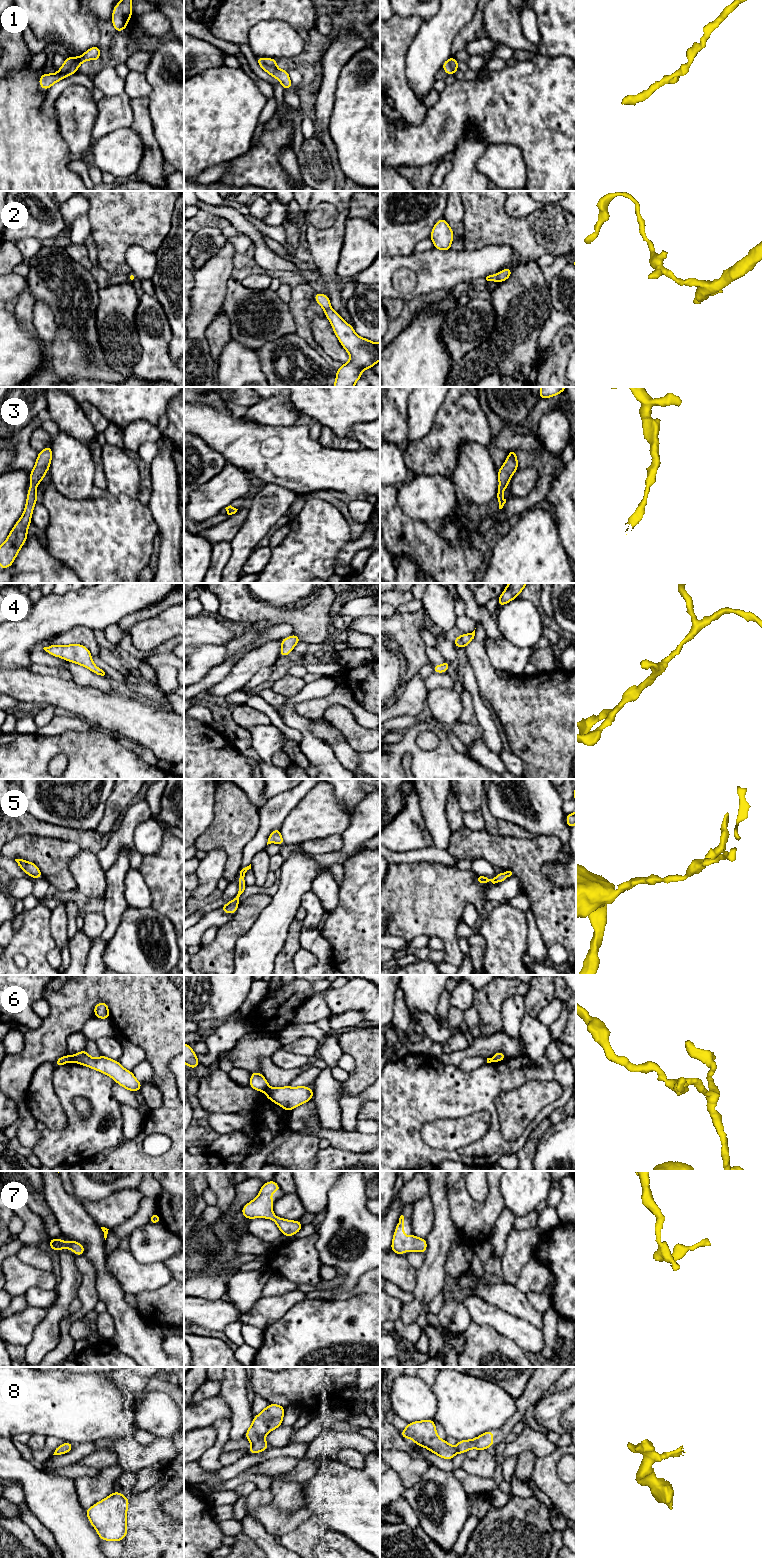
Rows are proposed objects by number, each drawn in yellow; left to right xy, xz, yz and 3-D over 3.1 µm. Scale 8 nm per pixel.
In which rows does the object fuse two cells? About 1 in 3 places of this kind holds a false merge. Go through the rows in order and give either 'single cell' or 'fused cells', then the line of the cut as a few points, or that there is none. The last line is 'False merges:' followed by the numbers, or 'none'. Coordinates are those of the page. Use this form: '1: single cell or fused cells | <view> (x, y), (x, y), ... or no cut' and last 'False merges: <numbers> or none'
1: single cell | no cut
2: single cell | no cut
3: single cell | no cut
4: single cell | no cut
5: single cell | no cut
6: fused cells | xy (68, 1056), (71, 1061)
7: single cell | no cut
8: single cell | no cut
False merges: 6

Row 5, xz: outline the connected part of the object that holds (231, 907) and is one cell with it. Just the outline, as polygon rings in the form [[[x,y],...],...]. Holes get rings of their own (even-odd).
[[[251,864],[245,868],[243,868],[241,871],[240,871],[240,876],[238,878],[238,886],[239,886],[239,891],[238,891],[238,894],[237,896],[232,899],[230,902],[228,902],[227,904],[223,905],[220,909],[225,912],[225,913],[228,913],[228,914],[235,914],[235,912],[237,911],[237,908],[238,908],[238,904],[240,902],[240,895],[244,892],[245,890],[245,887],[246,887],[246,884],[245,884],[245,880],[244,880],[244,877],[245,877],[245,873],[251,869]]]

